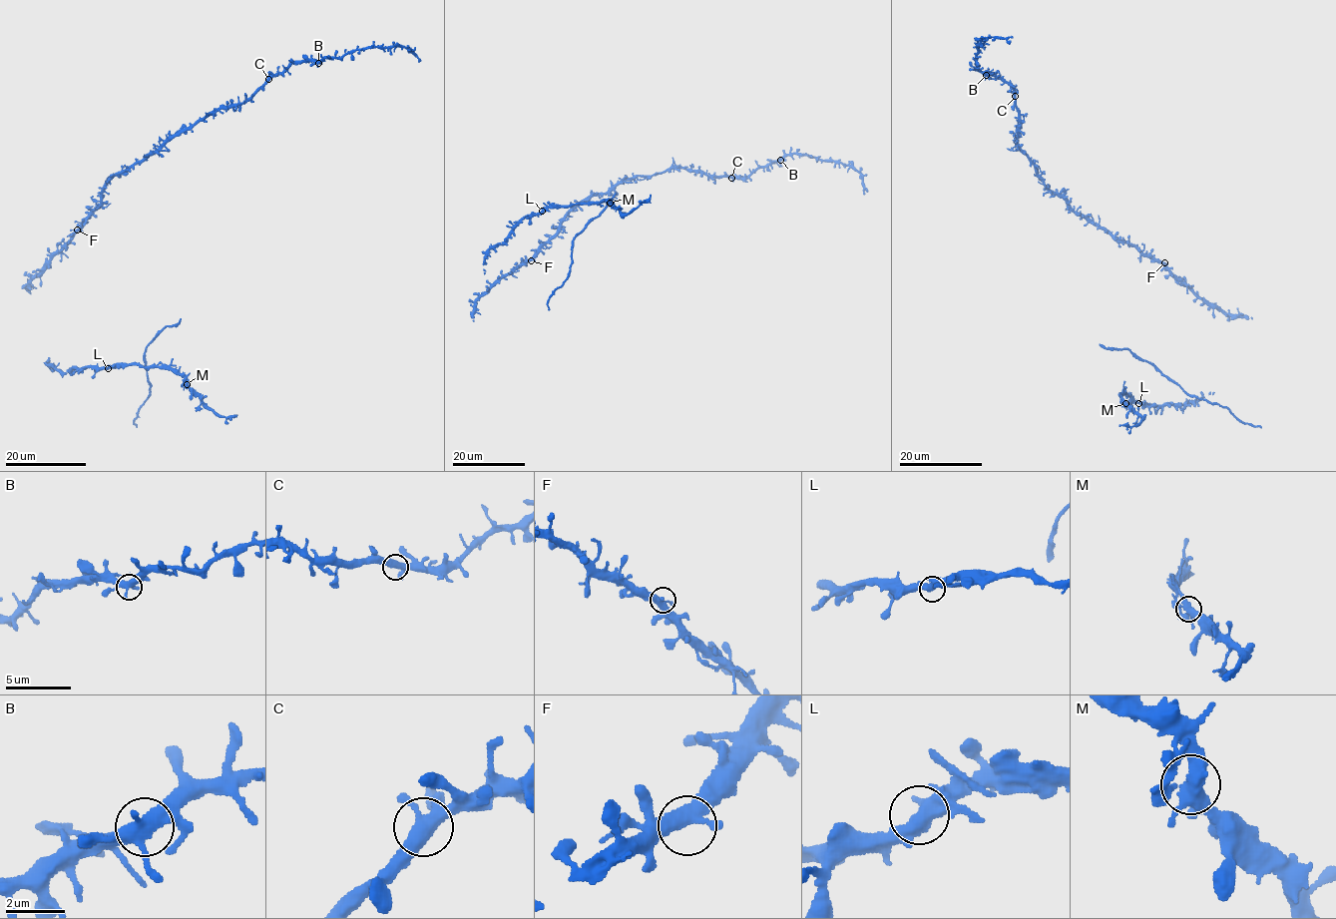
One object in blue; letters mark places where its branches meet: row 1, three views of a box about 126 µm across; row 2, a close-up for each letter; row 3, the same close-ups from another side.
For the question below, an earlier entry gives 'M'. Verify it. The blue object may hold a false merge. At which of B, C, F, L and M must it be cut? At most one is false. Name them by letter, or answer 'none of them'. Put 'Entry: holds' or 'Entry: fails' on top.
Entry: fails
none of them

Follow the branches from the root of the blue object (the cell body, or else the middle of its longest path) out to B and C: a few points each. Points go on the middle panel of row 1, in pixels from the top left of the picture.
B: (530, 258), (580, 204), (637, 176), (679, 168), (746, 178), (780, 160)
C: (530, 258), (556, 232), (565, 215), (580, 204), (637, 176), (650, 176), (679, 168), (731, 178)

